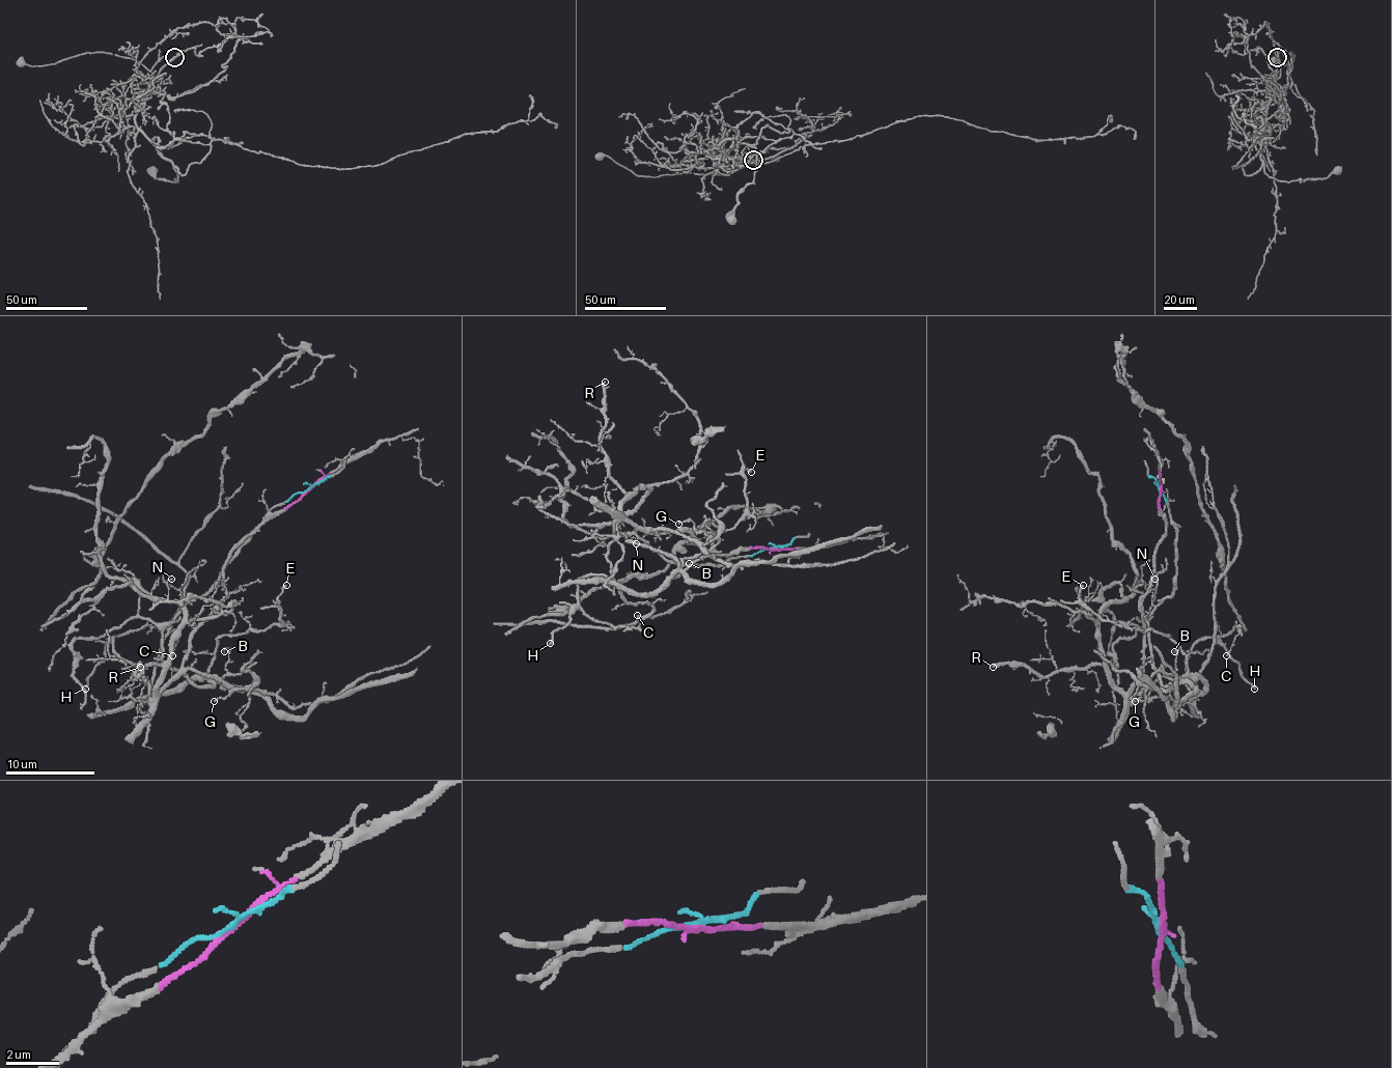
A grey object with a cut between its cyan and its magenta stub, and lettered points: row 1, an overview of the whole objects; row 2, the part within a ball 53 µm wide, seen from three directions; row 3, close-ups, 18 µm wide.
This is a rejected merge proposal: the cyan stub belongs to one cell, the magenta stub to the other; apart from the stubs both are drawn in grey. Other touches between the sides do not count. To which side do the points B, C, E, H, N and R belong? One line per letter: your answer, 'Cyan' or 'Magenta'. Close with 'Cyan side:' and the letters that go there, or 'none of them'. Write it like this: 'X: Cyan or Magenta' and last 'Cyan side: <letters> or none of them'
B: Cyan
C: Cyan
E: Cyan
H: Cyan
N: Cyan
R: Magenta
Cyan side: B, C, E, H, N

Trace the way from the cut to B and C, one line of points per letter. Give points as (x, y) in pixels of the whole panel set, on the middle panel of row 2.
B: (773, 547), (717, 565), (676, 565), (635, 534), (628, 536), (668, 552), (686, 570), (692, 565), (688, 563)
C: (773, 547), (676, 565), (630, 534), (670, 577), (588, 574), (579, 606), (637, 615)

